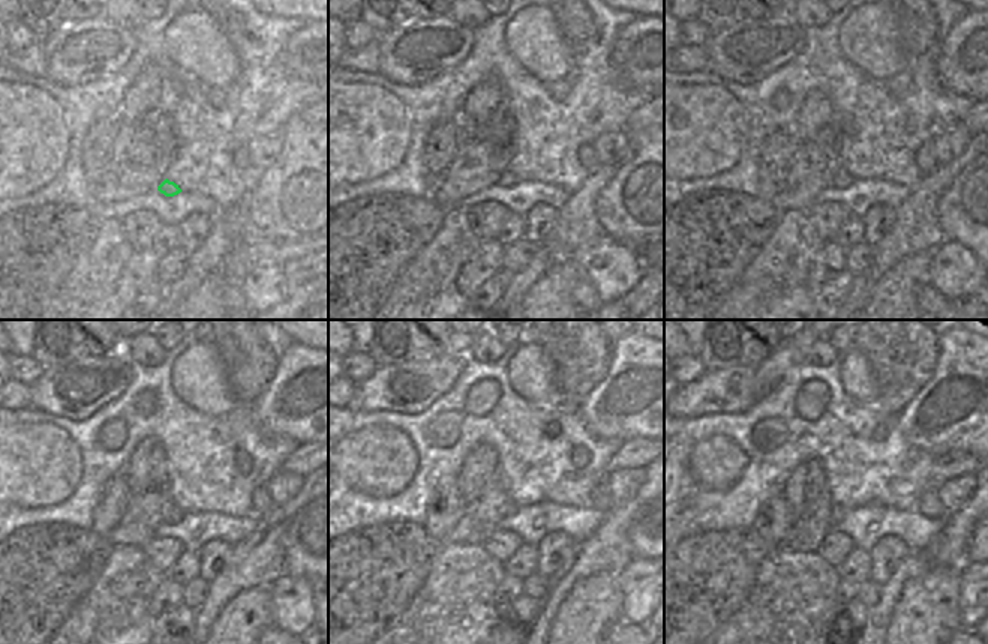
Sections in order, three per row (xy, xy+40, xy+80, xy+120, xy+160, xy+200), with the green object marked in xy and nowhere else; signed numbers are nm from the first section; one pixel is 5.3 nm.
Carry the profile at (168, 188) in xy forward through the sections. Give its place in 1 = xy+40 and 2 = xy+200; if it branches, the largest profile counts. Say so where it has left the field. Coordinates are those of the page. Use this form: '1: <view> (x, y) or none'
1: xy+40 (507, 179)
2: xy+200 (838, 511)

